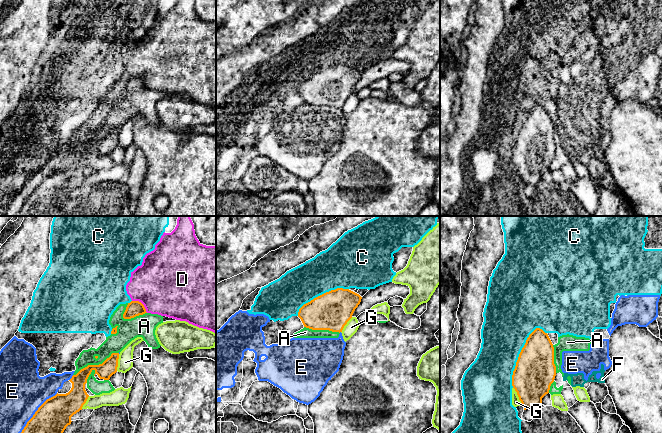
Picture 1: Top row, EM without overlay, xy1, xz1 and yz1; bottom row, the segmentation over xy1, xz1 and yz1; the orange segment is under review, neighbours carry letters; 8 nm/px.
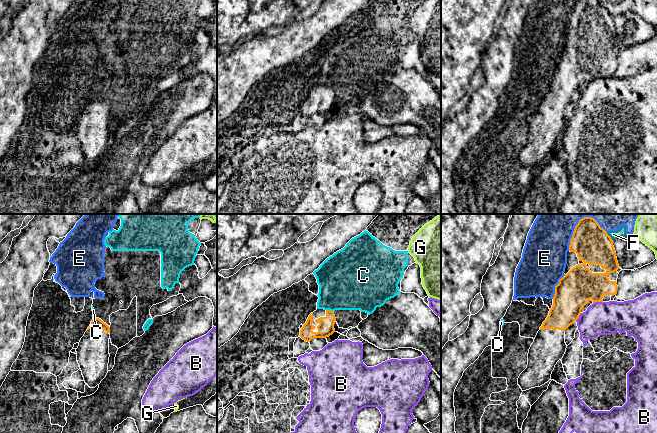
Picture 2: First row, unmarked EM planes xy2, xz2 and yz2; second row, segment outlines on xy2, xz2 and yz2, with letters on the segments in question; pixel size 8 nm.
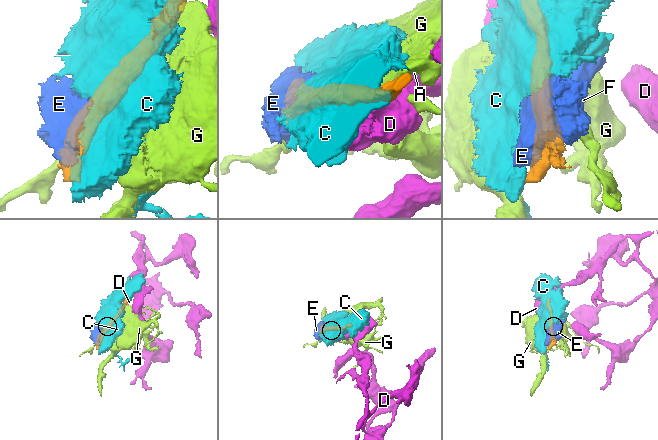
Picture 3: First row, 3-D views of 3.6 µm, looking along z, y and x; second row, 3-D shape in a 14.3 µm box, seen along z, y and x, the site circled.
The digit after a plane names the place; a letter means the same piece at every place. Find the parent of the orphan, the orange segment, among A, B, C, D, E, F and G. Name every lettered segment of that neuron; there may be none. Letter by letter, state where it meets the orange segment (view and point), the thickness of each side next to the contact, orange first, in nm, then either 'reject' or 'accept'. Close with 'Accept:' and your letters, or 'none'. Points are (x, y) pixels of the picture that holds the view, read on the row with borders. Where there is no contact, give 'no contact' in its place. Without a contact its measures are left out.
A: xy1 (95, 365) | 130/160 nm | reject
B: yz2 (597, 301) | 280/280 nm | reject
C: yz1 (519, 356) | 320/380 nm | reject
D: xy1 (141, 303) | 130/480 nm | reject
E: xy1 (36, 411) | 280/360 nm | reject
F: yz2 (609, 236) | 300/70 nm | reject
G: yz1 (518, 396) | 320/70 nm | reject
Accept: none

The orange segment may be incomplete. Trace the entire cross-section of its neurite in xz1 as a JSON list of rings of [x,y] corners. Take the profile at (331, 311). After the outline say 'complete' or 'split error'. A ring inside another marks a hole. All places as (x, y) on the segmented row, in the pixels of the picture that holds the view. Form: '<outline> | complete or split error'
[[[337,288],[304,304],[299,309],[298,317],[306,328],[340,333],[361,299],[359,294],[349,289]]] | complete

